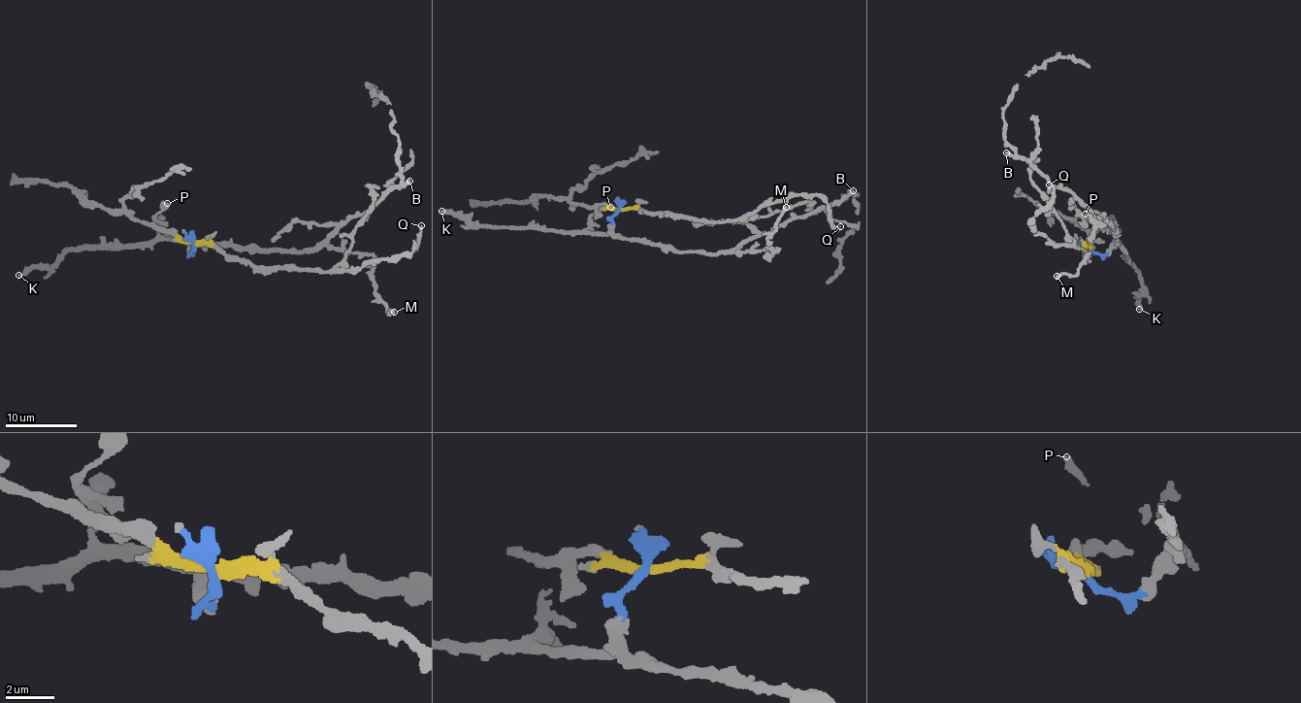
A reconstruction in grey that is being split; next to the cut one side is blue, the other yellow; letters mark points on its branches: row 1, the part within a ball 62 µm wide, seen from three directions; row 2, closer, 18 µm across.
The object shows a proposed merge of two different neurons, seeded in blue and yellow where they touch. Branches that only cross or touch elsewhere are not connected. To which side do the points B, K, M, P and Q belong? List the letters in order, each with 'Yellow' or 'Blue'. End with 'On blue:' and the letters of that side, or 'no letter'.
B: Blue
K: Blue
M: Blue
P: Blue
Q: Yellow
On blue: B, K, M, P

